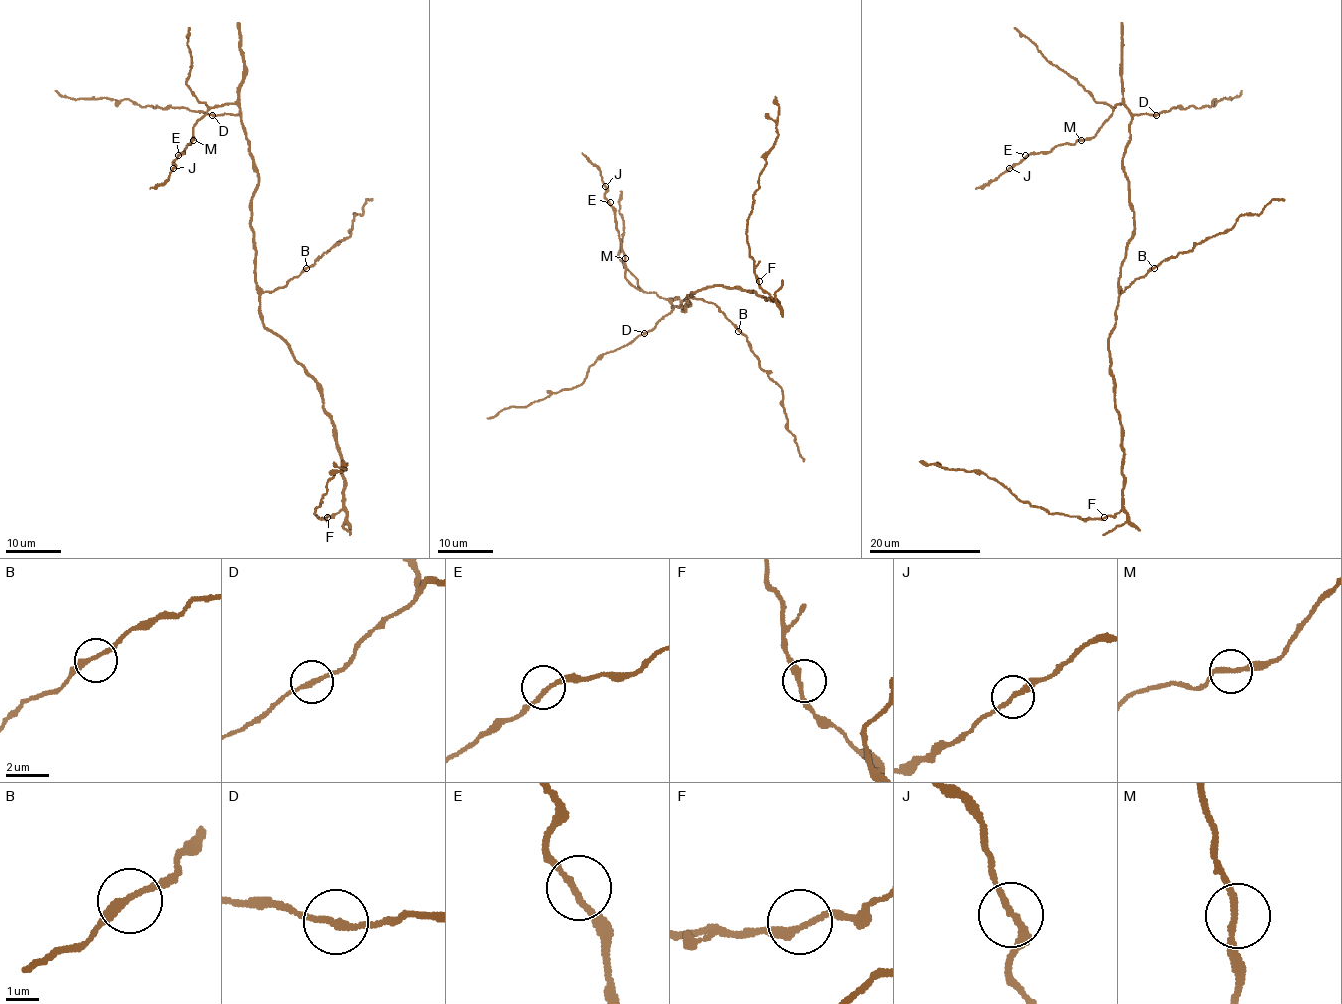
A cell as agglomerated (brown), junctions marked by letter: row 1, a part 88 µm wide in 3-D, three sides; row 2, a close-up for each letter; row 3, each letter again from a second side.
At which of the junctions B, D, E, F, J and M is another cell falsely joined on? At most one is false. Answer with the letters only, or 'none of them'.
none of them

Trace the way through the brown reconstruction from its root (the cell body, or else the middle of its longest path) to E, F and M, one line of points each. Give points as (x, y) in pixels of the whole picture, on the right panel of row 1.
E: (1116, 321), (1120, 263), (1134, 228), (1123, 165), (1131, 112), (1125, 104), (1118, 104), (1092, 137), (1025, 155)
F: (1116, 321), (1109, 337), (1109, 360), (1115, 409), (1122, 425), (1123, 507), (1113, 515), (1104, 517)
M: (1116, 321), (1120, 263), (1134, 228), (1123, 165), (1131, 112), (1125, 104), (1115, 105), (1099, 130), (1081, 140)

